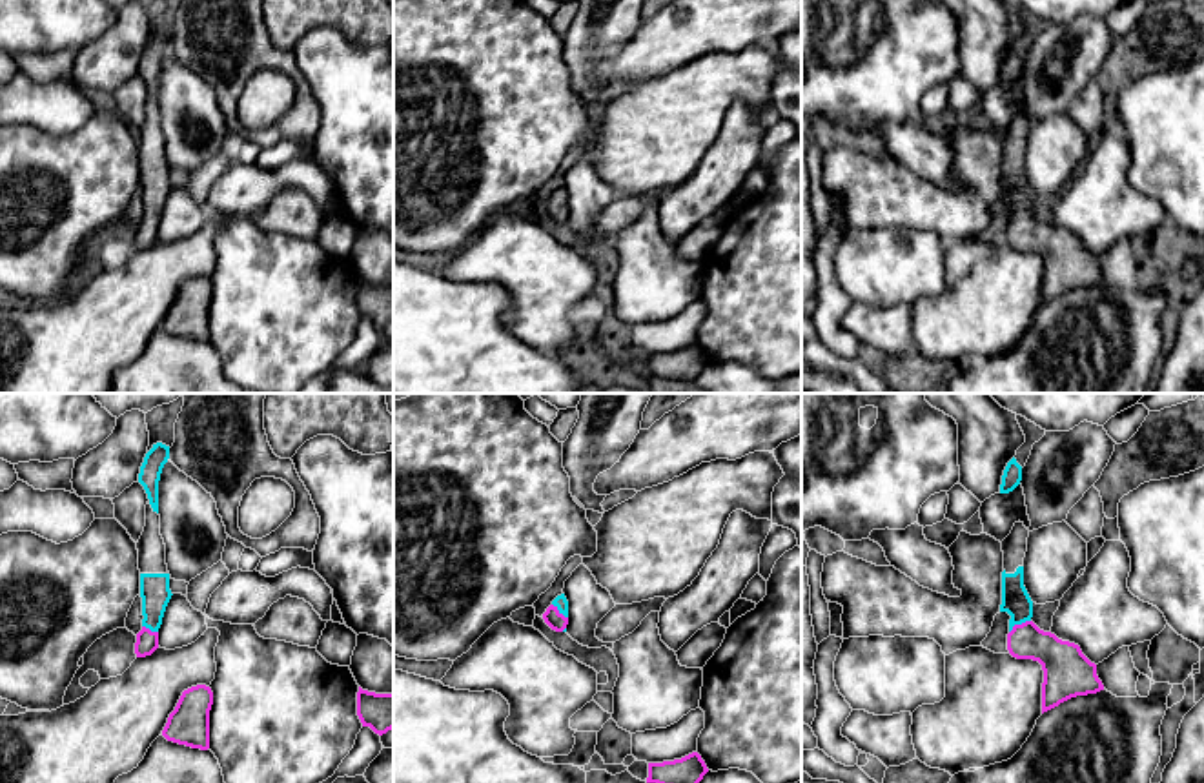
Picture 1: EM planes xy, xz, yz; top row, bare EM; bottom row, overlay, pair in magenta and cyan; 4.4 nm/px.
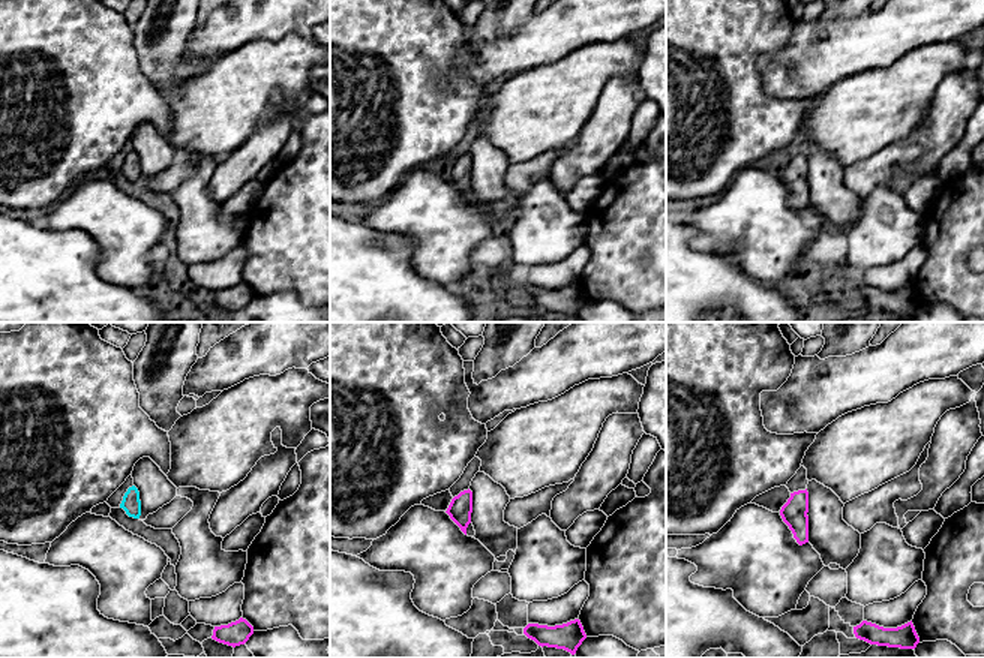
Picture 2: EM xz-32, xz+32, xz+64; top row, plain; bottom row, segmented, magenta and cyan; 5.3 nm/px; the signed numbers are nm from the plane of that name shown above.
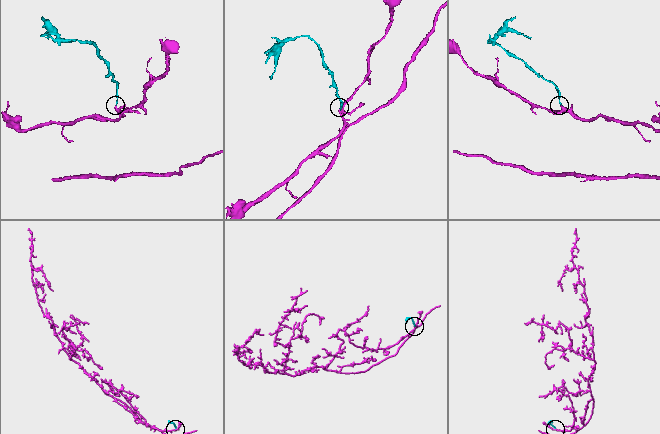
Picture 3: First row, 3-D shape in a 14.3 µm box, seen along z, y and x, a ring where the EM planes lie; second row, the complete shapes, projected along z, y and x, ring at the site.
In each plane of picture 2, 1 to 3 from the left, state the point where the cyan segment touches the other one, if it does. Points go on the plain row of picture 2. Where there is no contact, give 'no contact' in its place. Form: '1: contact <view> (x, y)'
1: no contact
2: no contact
3: no contact

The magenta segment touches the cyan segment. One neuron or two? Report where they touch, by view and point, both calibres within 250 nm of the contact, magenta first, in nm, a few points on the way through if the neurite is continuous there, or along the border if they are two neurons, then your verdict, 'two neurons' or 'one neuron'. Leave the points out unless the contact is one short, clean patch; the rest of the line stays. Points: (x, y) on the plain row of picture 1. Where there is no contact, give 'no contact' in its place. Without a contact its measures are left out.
yz (1019, 217) | 190/130 nm | across yz (1062, 254), (1040, 239), (1019, 217), (1019, 197), (1015, 192) | one neuron

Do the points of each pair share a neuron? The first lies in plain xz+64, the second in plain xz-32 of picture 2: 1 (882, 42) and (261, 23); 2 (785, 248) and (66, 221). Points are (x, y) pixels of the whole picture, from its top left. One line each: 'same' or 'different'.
1: same
2: same

